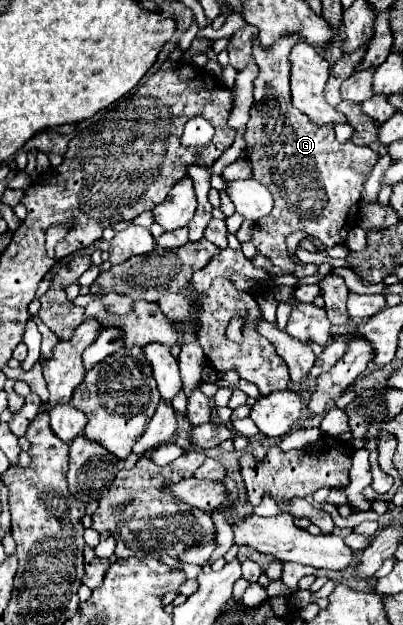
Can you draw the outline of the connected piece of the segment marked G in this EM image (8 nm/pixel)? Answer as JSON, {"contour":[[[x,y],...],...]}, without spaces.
{"contour":[[[282,36],[270,48],[254,46],[252,56],[254,56],[256,64],[260,68],[260,74],[254,80],[254,104],[252,104],[252,110],[250,110],[250,122],[248,122],[246,132],[244,132],[246,156],[252,164],[252,176],[258,182],[266,184],[266,188],[270,188],[270,192],[274,196],[274,210],[268,216],[264,216],[262,220],[254,222],[252,244],[274,266],[282,268],[291,275],[294,274],[295,265],[291,261],[287,250],[286,238],[288,238],[288,234],[292,234],[296,230],[302,230],[308,236],[318,238],[326,248],[334,248],[336,244],[346,242],[348,232],[356,226],[356,220],[358,220],[364,176],[378,162],[378,154],[374,150],[370,150],[368,146],[356,146],[352,142],[340,144],[336,140],[332,124],[316,126],[308,120],[308,116],[304,116],[302,112],[298,112],[292,106],[290,84],[288,84],[288,76],[290,76],[288,54],[290,54],[290,50],[296,42],[298,42],[298,36]]]}

